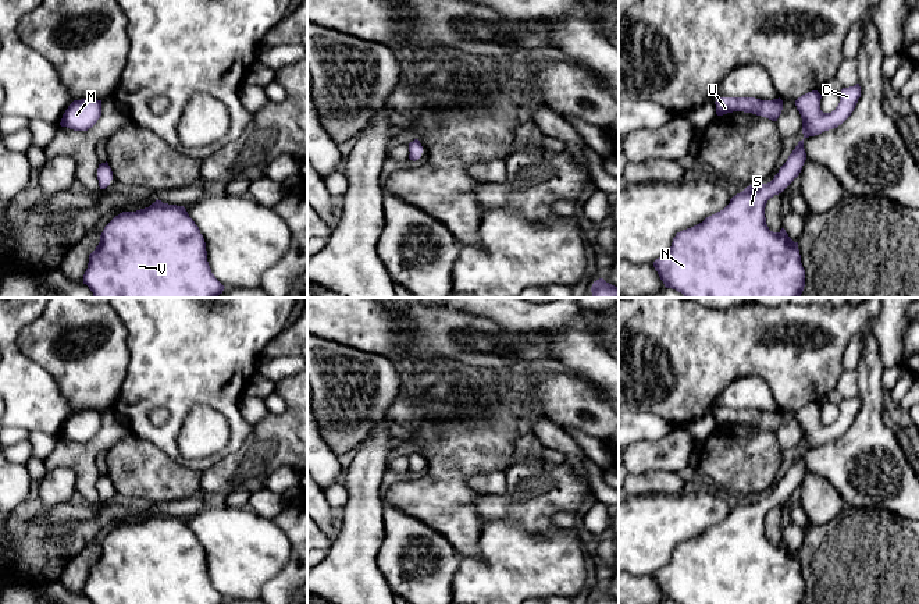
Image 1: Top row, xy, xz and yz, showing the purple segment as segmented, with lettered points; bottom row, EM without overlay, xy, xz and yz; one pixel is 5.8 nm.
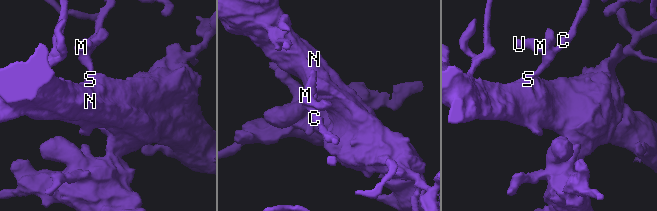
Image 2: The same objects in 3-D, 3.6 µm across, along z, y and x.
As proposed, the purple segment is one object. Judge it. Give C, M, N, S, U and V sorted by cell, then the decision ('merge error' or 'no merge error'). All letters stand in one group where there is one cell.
C M N S U V | no merge error

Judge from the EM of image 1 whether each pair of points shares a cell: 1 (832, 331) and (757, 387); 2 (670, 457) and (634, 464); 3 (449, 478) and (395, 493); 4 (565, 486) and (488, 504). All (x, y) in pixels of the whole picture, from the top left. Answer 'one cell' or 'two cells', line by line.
1: two cells
2: one cell
3: one cell
4: one cell

